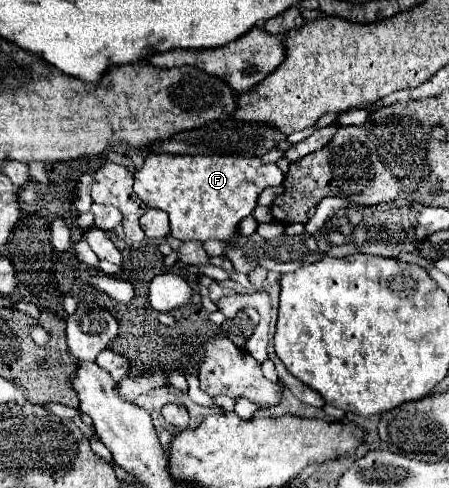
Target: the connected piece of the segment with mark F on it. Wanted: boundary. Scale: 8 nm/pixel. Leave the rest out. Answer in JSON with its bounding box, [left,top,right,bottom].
[134,153,284,241]

